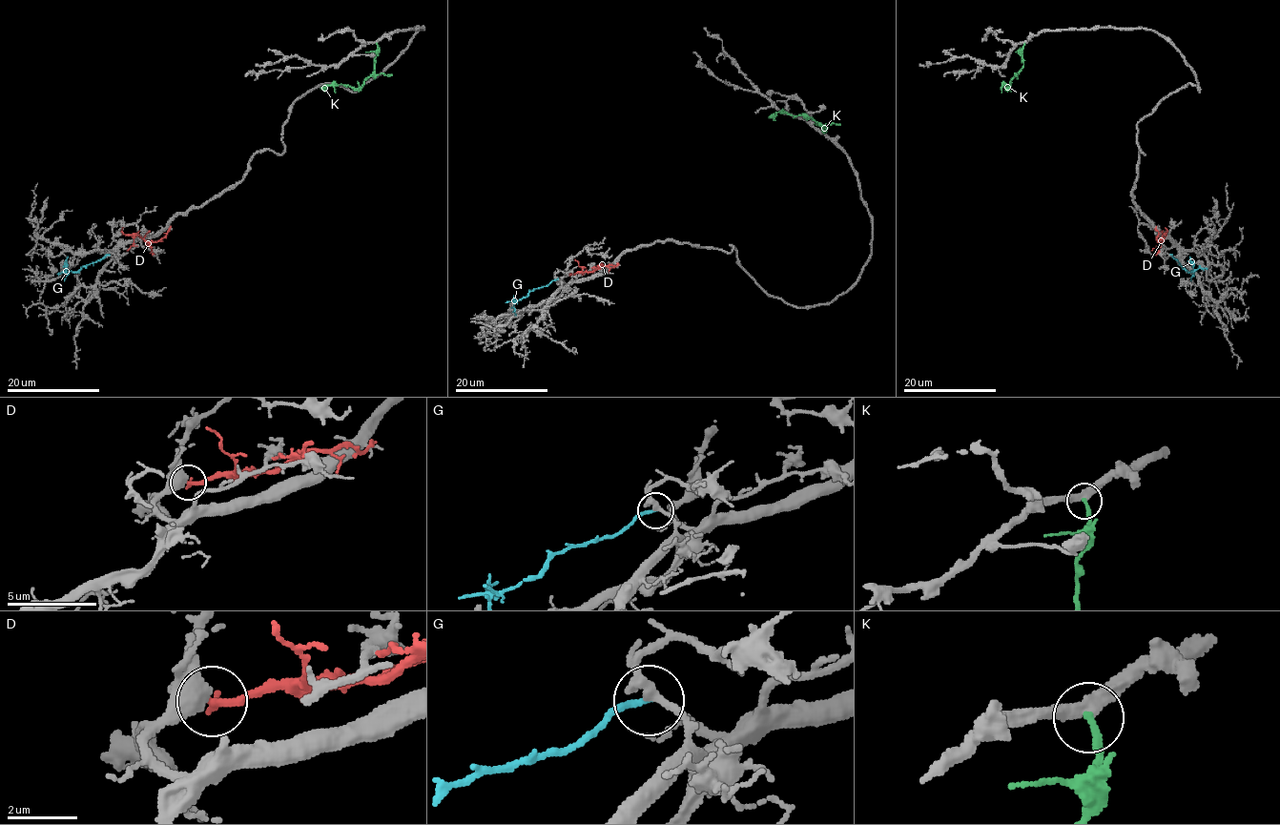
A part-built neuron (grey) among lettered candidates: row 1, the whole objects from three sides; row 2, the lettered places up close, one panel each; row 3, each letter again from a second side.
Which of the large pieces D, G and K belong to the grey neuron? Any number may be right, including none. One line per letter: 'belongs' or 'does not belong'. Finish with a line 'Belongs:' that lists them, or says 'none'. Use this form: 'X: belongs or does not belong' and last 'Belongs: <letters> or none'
D: does not belong
G: does not belong
K: belongs
Belongs: K

